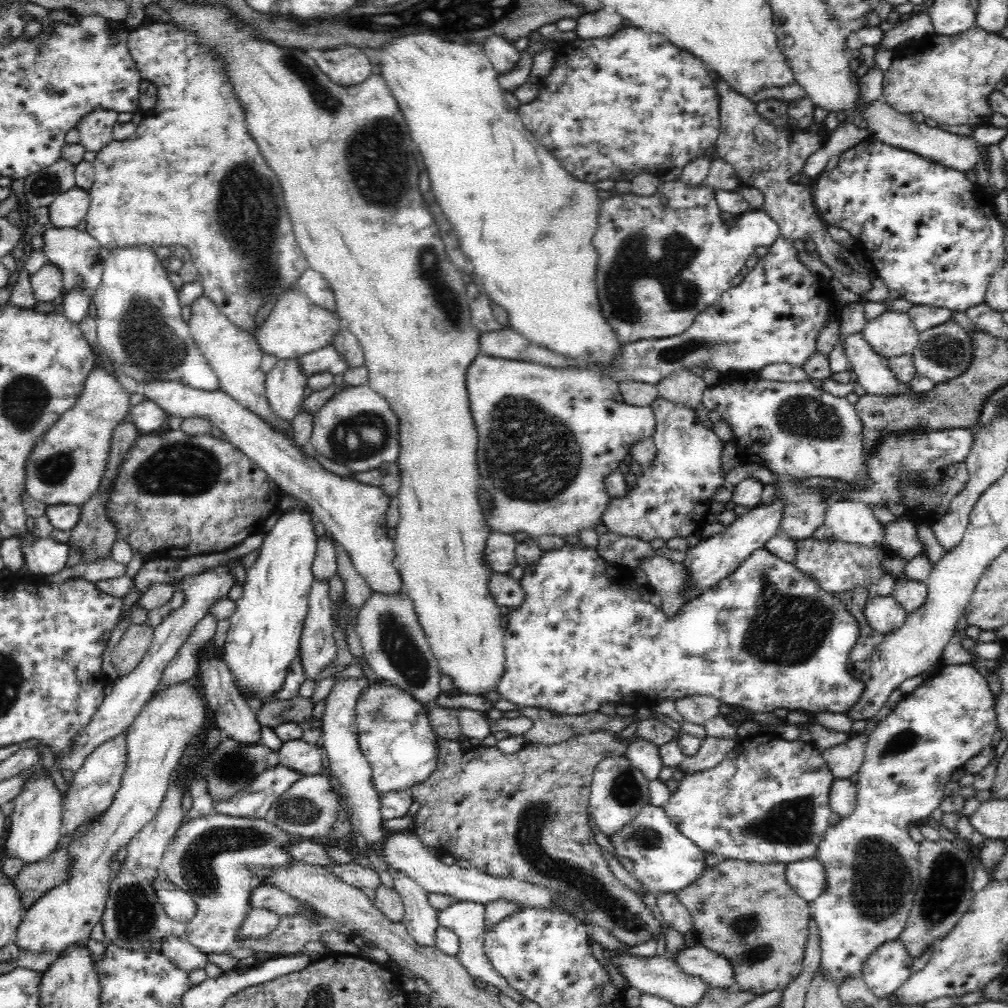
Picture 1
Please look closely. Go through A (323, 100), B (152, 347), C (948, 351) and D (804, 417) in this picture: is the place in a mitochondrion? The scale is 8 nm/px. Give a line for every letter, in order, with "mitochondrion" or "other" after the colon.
A: mitochondrion
B: mitochondrion
C: mitochondrion
D: mitochondrion

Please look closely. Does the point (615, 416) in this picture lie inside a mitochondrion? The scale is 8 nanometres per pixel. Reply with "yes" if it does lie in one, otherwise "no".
no

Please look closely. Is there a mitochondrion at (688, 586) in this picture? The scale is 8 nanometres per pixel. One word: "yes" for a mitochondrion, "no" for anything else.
no

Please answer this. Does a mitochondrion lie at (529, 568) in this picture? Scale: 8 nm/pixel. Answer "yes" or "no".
no

